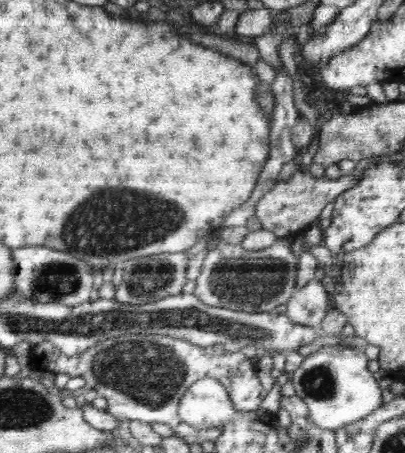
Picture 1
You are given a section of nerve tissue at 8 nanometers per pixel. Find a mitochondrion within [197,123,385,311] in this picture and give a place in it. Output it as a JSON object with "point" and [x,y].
{"point":[249,282]}

